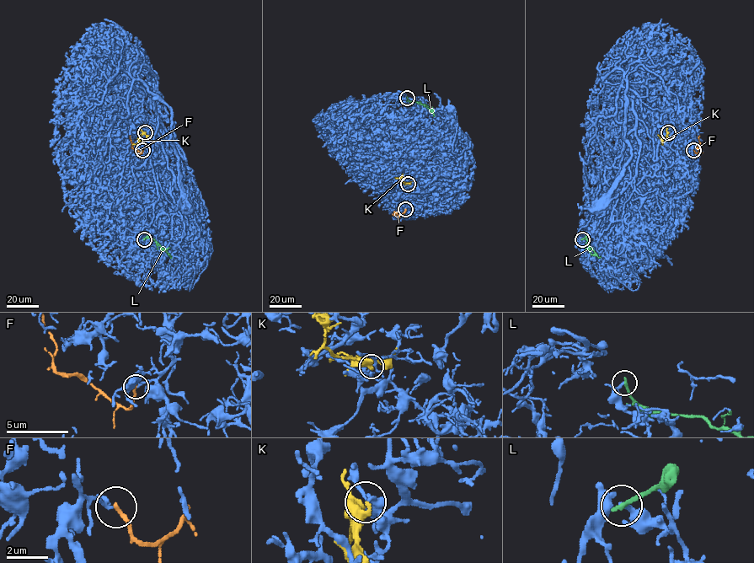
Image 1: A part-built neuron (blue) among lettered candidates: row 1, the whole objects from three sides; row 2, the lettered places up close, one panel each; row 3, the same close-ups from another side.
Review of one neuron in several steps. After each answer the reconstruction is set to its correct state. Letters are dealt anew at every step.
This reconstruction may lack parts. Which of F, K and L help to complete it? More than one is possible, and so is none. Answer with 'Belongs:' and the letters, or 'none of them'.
Belongs: none of them

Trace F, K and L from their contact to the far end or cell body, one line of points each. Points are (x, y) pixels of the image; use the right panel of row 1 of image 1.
F: (693, 150), (697, 152), (699, 151), (699, 136)
K: (668, 132), (662, 144)
L: (582, 239), (586, 238), (590, 248), (596, 254), (590, 254)

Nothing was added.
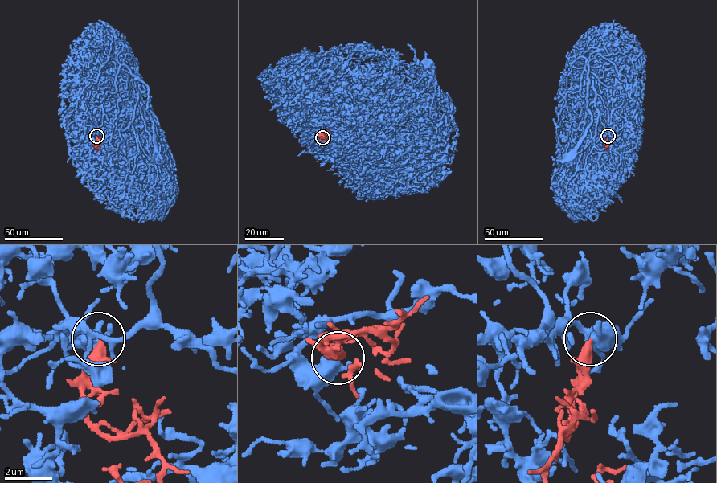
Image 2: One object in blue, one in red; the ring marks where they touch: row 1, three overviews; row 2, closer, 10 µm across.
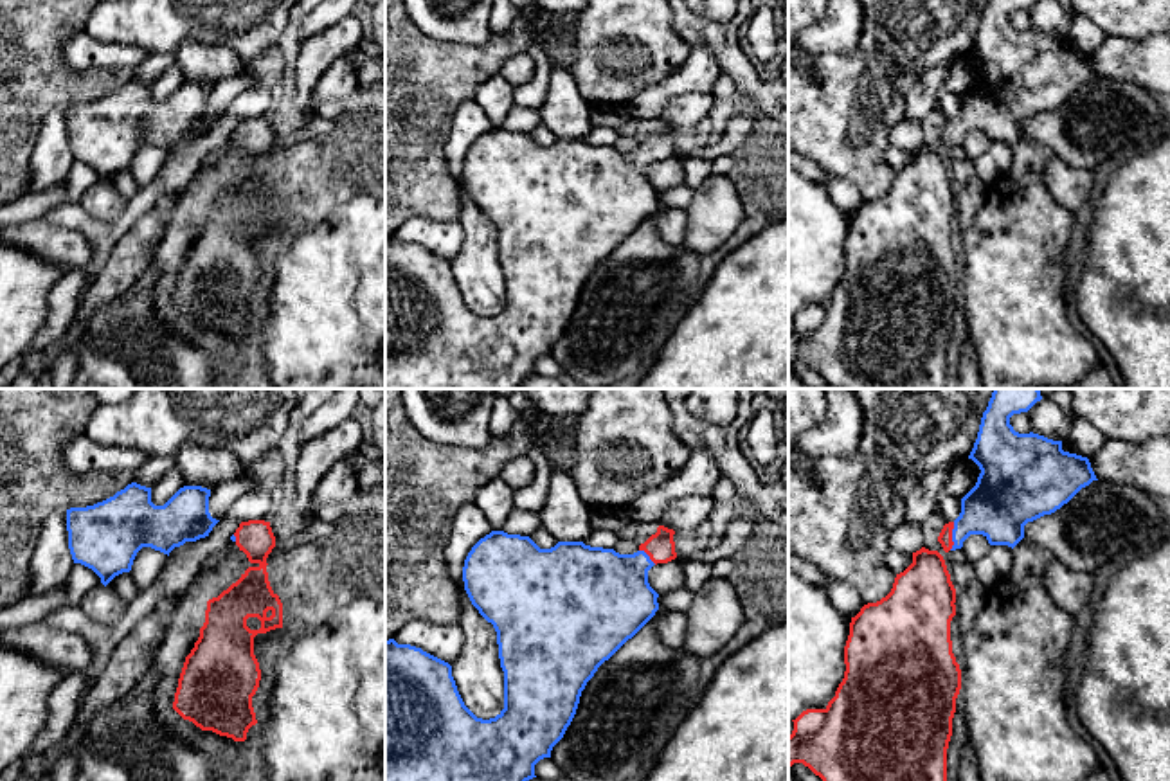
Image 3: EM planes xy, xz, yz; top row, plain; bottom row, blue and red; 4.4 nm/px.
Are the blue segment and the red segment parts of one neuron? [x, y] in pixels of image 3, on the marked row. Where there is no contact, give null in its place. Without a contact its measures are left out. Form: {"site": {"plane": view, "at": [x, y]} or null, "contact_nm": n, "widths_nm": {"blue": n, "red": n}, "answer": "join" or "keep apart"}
{"site": {"plane": "yz", "at": [953, 537]}, "contact_nm": 130, "widths_nm": {"blue": 280, "red": 60}, "answer": "join"}

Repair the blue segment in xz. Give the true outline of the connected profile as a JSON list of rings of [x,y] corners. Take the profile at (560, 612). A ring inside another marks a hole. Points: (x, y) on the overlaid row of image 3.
[[[659,525],[657,533],[641,543],[639,551],[634,554],[619,554],[614,549],[590,547],[583,542],[558,542],[551,549],[540,549],[529,536],[508,534],[504,531],[491,531],[481,538],[464,560],[463,581],[472,605],[497,632],[499,659],[504,671],[504,709],[495,718],[477,718],[464,705],[448,662],[421,648],[398,644],[394,639],[385,641],[385,781],[529,781],[536,777],[535,765],[544,758],[551,758],[553,747],[563,738],[576,714],[587,682],[594,677],[598,668],[632,639],[659,610],[659,594],[648,583],[648,570],[657,563],[668,563],[677,558],[673,534],[673,529]]]

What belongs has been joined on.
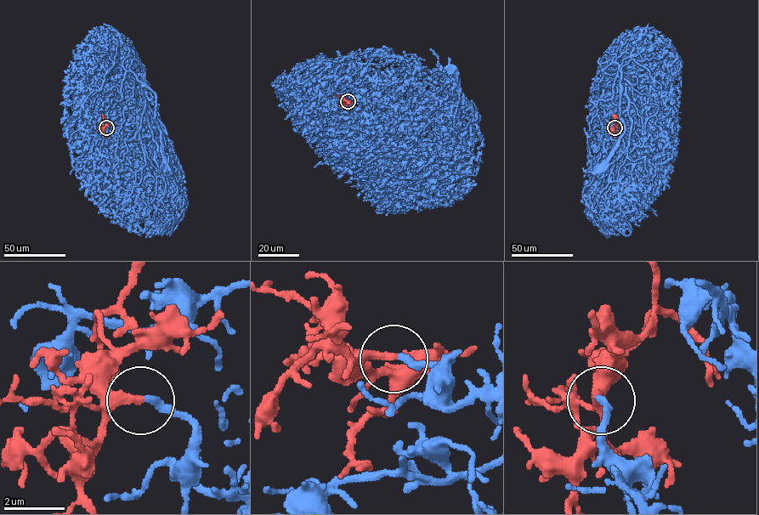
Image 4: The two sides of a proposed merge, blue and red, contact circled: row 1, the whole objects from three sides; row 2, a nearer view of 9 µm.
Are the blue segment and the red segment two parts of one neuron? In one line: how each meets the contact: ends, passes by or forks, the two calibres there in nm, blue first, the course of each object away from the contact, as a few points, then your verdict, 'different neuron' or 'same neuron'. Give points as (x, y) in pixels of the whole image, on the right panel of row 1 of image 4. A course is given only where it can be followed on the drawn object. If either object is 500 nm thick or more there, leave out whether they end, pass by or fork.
blue ends; red ends; calibres 240 and 300 nm; course blue (614, 127), (617, 137), (619, 106), (612, 96), (620, 71), (620, 116), (625, 132), (603, 168); course red (614, 128), (616, 122), (615, 116), (612, 116); same neuron

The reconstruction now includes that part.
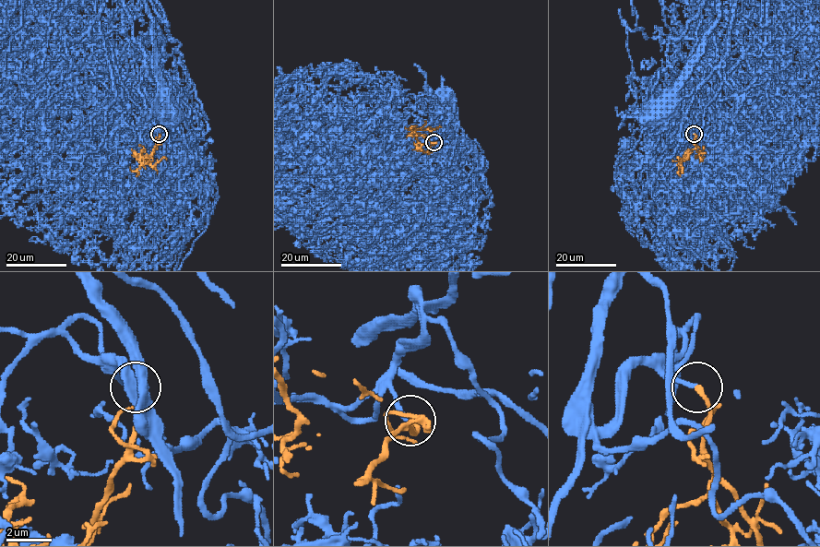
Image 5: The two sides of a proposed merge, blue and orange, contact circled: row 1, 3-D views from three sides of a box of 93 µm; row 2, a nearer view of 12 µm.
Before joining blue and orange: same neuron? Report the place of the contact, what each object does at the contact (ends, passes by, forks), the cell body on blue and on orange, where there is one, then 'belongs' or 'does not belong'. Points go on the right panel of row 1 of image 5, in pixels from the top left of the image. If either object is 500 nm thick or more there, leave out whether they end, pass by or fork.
(694, 134) | blue ends | orange passes by | blue (664, 108) | orange none | belongs

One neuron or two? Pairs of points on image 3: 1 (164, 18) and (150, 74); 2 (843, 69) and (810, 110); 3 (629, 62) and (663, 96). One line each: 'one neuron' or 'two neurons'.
1: two neurons
2: one neuron
3: two neurons

